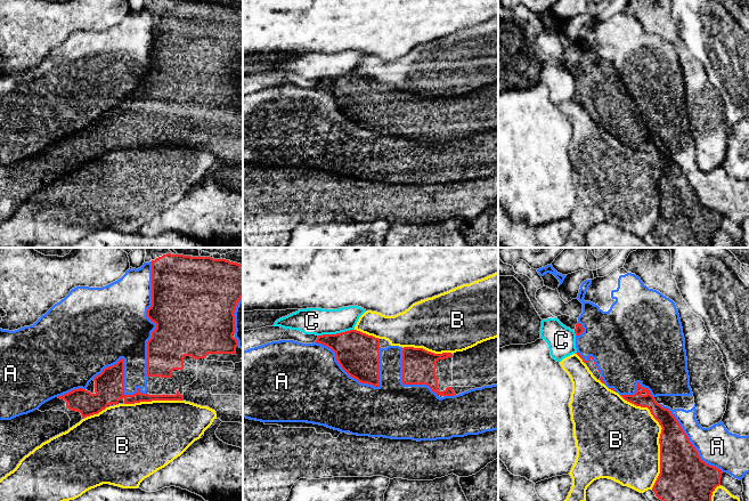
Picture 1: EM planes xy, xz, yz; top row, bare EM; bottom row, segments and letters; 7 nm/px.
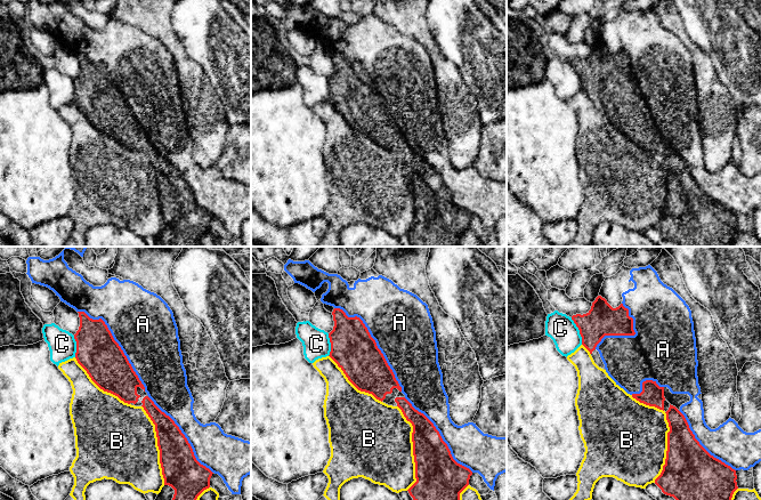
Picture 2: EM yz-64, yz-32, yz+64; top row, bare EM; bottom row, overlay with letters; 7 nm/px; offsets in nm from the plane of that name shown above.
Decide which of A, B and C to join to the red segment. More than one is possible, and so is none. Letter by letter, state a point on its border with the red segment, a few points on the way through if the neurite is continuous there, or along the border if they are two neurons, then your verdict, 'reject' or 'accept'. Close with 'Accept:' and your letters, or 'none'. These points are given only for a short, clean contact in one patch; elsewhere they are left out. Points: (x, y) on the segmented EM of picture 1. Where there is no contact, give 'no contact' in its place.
A: contact xy (151, 320); reject
B: contact yz (660, 435); reject
C: contact xz (336, 333); reject
Accept: none

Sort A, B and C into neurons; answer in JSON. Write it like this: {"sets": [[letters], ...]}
{"sets": [["A"], ["B"], ["C"]]}

